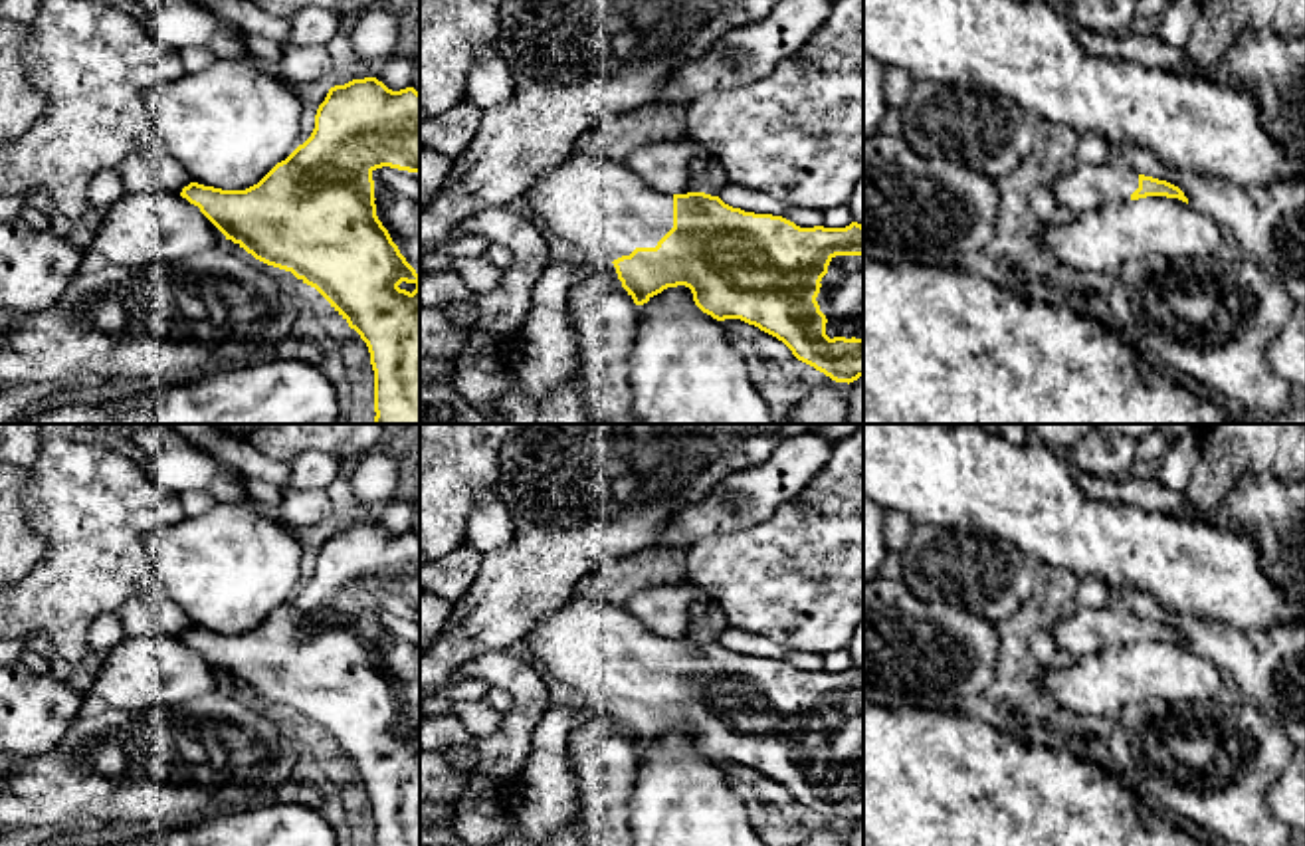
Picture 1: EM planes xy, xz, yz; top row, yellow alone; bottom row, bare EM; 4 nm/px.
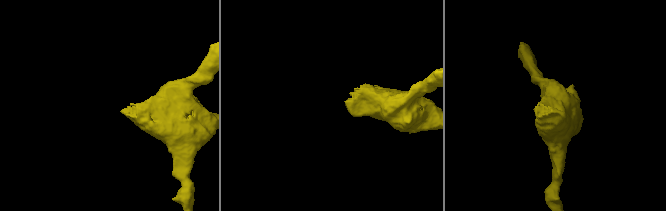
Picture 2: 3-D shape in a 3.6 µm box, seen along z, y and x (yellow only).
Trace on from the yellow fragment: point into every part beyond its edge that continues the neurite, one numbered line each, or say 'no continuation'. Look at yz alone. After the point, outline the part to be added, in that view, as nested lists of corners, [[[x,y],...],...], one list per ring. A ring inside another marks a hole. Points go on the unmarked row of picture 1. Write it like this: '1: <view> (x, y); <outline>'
1: yz (1088, 631); [[[1119,600],[1103,608],[1077,606],[1052,626],[1055,646],[1073,658],[1097,654],[1109,646],[1129,646],[1139,632],[1139,616]]]

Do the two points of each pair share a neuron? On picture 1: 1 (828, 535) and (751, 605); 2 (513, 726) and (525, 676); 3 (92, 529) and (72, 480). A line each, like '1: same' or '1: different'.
1: same
2: same
3: same

